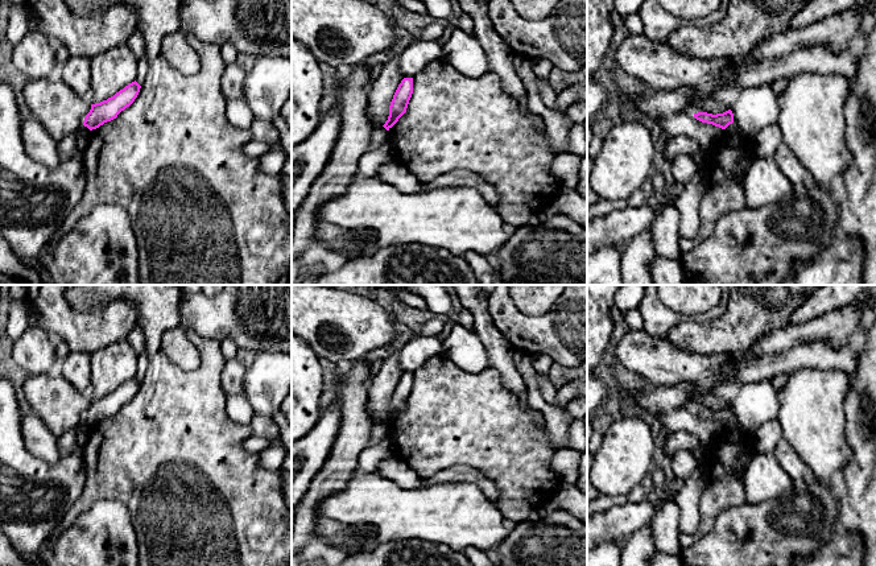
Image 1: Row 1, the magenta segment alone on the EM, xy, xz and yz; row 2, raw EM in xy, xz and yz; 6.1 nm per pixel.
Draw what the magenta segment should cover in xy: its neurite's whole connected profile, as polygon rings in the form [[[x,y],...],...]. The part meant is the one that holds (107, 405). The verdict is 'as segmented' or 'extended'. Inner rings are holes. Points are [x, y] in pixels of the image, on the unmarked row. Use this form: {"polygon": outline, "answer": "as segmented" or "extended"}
{"polygon": [[[135,376],[107,396],[91,400],[91,405],[86,410],[83,421],[92,426],[116,414],[121,406],[135,397],[140,384],[141,381]]], "answer": "as segmented"}

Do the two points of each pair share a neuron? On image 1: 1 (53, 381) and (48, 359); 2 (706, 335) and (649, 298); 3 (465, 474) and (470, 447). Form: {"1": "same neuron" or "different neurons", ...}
{"1": "different neurons", "2": "different neurons", "3": "different neurons"}

